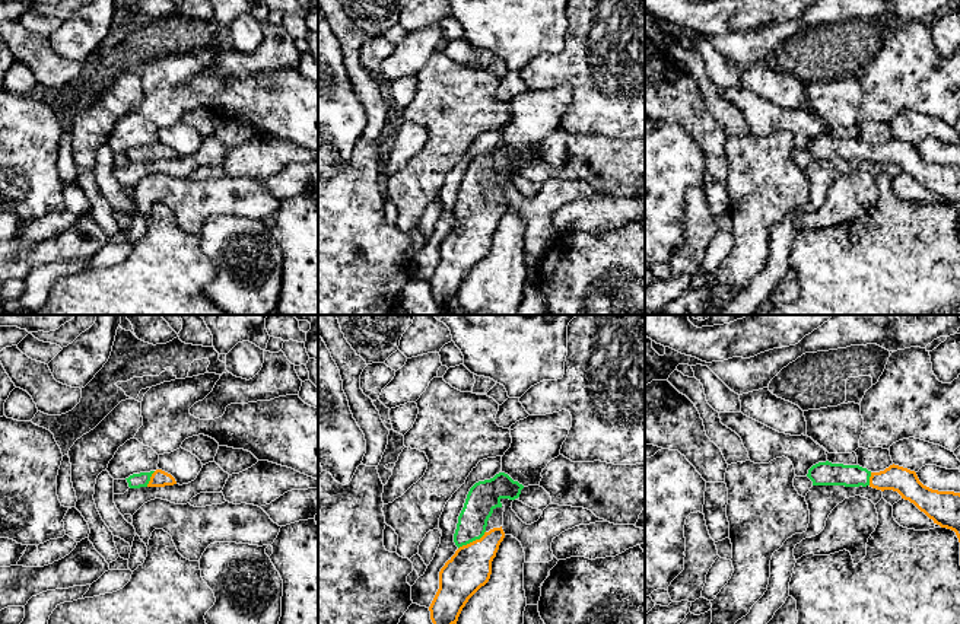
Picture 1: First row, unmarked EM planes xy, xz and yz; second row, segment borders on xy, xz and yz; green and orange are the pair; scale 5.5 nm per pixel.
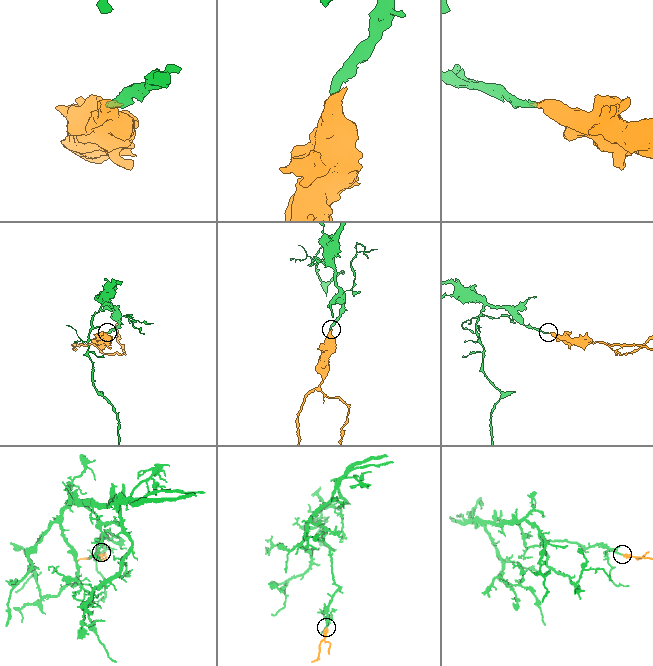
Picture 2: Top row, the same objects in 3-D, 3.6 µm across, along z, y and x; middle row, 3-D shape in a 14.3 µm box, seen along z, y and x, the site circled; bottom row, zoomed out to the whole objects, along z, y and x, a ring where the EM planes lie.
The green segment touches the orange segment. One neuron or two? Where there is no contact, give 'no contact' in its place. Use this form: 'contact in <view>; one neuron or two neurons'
contact in xz; one neuron

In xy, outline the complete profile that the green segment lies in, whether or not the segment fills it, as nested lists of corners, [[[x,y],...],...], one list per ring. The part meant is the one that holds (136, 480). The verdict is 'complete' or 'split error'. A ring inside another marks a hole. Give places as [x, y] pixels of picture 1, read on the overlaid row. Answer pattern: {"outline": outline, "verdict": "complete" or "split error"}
{"outline": [[[162,469],[133,474],[125,480],[127,480],[130,488],[165,487],[165,485],[177,484],[175,478]]], "verdict": "split error"}

